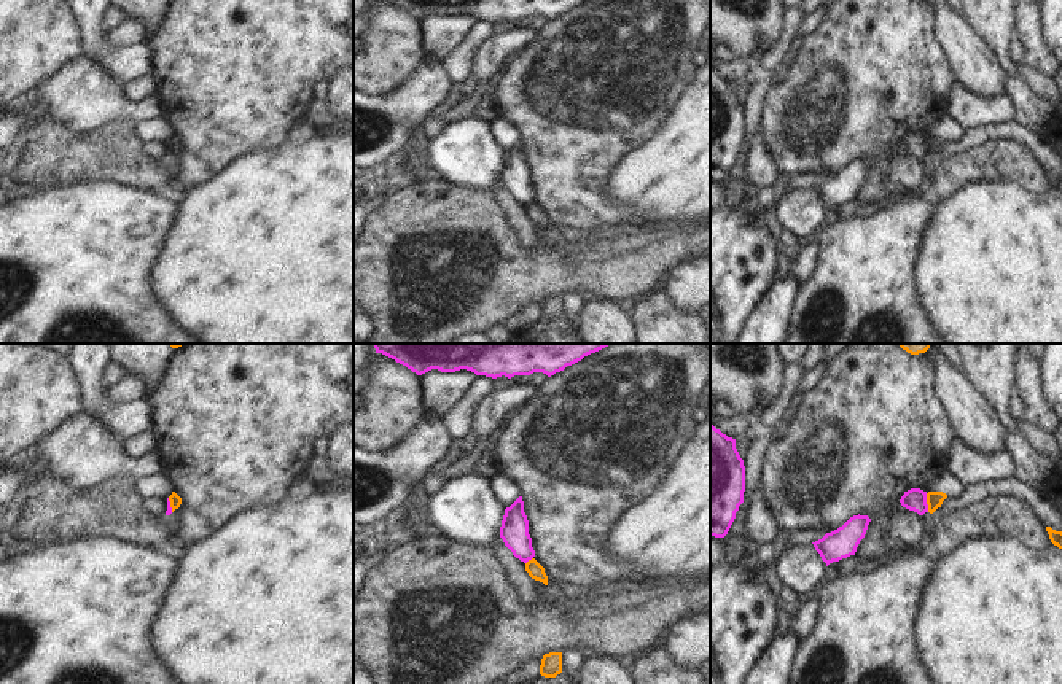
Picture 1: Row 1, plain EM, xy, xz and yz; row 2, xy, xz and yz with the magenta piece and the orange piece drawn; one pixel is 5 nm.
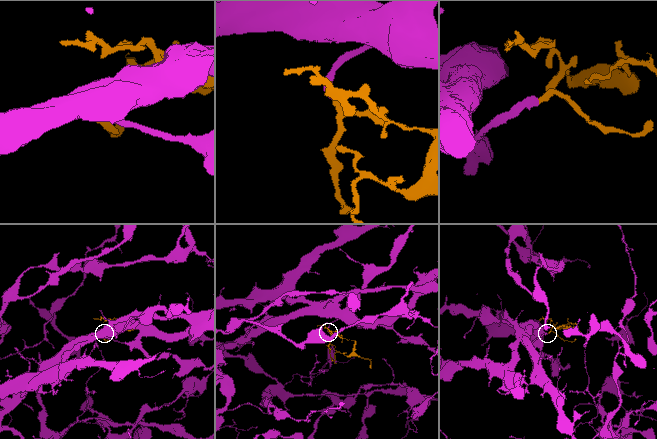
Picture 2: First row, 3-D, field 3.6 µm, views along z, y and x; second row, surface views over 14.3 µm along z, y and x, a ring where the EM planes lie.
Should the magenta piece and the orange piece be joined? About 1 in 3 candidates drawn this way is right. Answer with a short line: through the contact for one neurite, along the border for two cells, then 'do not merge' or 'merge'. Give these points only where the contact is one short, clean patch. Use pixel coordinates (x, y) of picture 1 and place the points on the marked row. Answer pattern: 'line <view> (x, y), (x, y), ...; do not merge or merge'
line yz (925, 493), (929, 511); do not merge

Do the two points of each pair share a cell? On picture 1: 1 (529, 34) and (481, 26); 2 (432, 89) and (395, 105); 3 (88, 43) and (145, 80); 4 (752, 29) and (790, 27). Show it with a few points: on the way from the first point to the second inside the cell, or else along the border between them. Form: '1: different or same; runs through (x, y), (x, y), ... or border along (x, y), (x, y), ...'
1: different; border along (494, 34), (478, 46), (473, 66)
2: same; runs through (422, 91), (405, 105)
3: different; border along (150, 70), (131, 77), (123, 85)
4: different; border along (784, 16), (782, 35), (763, 54)

